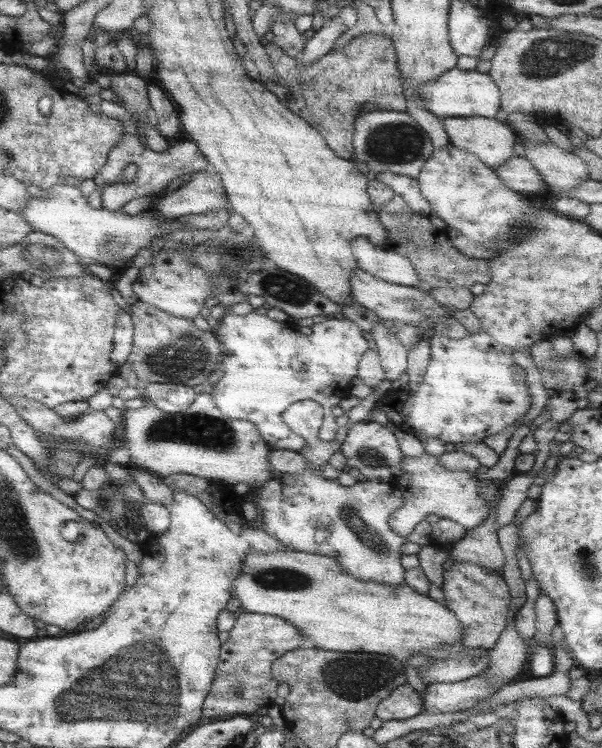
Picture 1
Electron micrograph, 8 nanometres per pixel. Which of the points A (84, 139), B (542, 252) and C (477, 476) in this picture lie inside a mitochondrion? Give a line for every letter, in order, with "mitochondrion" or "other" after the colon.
A: other
B: mitochondrion
C: other

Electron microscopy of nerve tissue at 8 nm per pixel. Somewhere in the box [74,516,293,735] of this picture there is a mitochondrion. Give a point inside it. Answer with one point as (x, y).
(240, 675)

